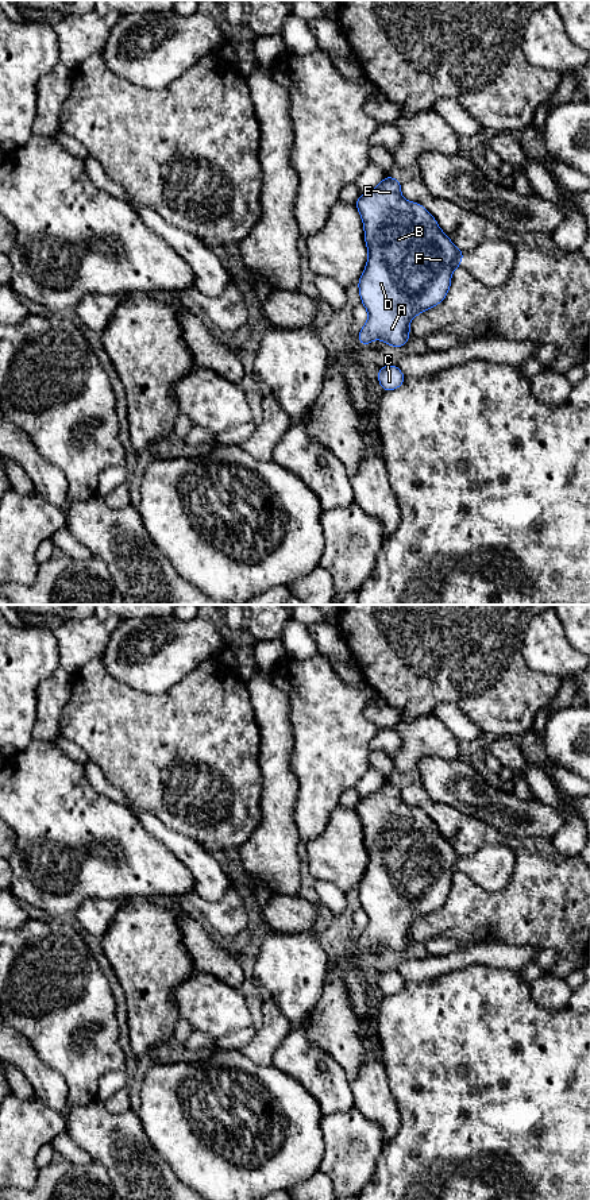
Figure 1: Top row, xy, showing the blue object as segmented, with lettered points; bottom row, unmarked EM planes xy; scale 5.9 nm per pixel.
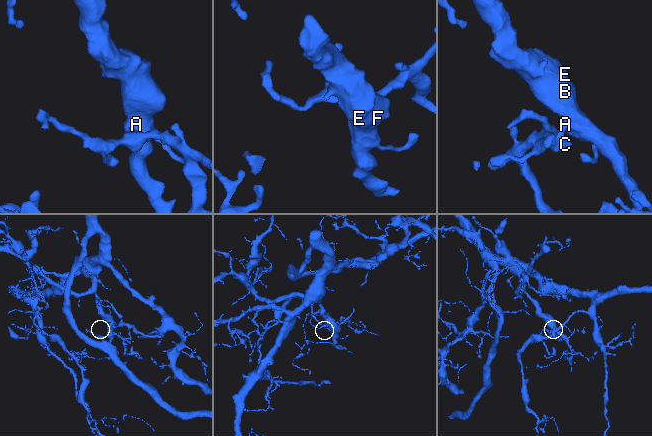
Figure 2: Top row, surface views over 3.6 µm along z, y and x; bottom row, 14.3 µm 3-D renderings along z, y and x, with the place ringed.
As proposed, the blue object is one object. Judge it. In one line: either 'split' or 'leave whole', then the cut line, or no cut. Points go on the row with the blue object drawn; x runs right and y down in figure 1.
leave whole; cut none

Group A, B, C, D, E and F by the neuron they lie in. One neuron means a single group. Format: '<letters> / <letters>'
A B C D E F

